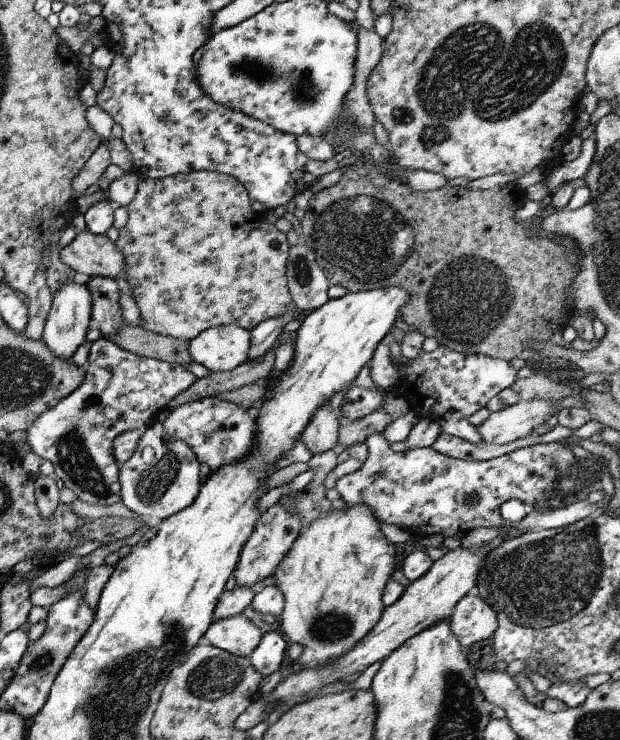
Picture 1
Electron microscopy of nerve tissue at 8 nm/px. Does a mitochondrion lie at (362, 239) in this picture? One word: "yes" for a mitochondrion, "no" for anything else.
yes

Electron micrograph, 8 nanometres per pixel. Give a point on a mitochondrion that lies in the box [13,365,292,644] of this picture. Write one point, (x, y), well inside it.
(75, 460)

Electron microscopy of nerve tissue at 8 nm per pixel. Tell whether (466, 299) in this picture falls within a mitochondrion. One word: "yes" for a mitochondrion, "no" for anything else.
yes

